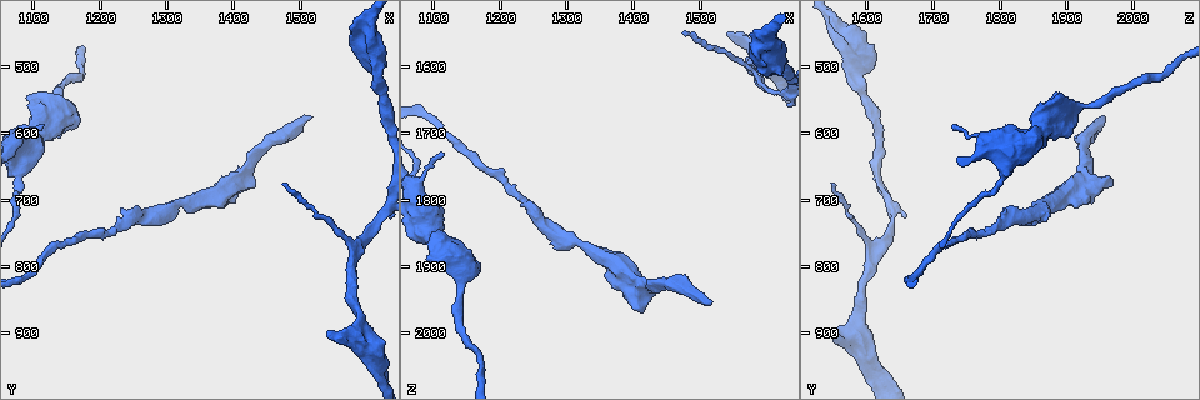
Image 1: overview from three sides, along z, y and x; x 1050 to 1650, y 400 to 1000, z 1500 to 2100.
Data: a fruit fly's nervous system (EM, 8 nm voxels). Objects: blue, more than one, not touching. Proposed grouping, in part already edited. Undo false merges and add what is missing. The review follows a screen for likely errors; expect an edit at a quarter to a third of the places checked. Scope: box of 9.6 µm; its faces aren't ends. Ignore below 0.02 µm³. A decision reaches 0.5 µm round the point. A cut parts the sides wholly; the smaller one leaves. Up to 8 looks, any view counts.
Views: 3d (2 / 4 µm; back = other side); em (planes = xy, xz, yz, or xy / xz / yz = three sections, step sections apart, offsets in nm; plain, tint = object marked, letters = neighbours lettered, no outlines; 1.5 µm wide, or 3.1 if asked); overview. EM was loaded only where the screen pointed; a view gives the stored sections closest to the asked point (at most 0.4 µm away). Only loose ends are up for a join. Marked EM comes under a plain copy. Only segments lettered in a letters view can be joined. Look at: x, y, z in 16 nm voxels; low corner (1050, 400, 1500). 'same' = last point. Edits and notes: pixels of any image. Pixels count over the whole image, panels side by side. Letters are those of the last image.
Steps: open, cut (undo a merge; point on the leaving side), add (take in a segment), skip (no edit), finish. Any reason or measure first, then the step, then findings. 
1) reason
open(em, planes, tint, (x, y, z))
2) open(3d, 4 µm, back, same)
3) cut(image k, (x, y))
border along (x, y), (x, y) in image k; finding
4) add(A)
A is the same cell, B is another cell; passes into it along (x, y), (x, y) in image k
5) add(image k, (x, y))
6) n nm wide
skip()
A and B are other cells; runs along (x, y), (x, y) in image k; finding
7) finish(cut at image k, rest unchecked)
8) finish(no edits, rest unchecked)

tapers out
open(3d, 4 µm, (1115, 590, 1730))

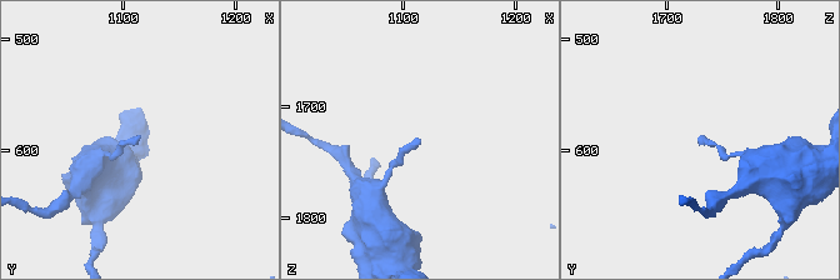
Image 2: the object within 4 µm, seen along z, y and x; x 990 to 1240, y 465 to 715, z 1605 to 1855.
now the EM
open(em, planes, letters, (1114, 586, 1728))

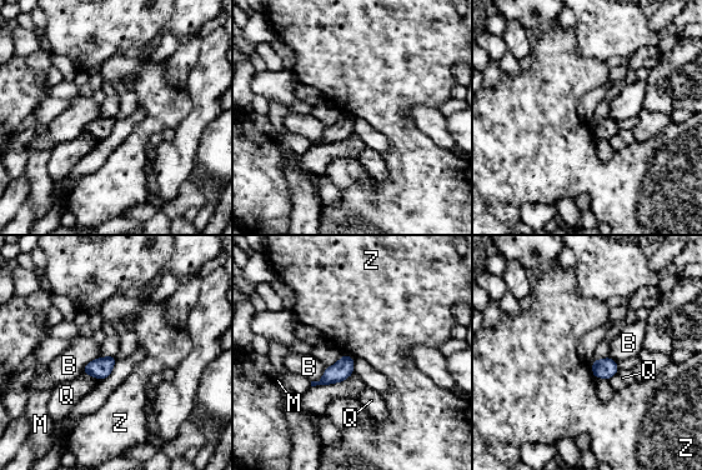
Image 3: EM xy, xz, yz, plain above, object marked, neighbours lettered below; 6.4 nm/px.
120 nm wide
skip()
B, M, Q and Z are other cells; none of them fits

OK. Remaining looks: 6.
thick end
open(em, xz, step 8, letters, (1545, 895, 1550))

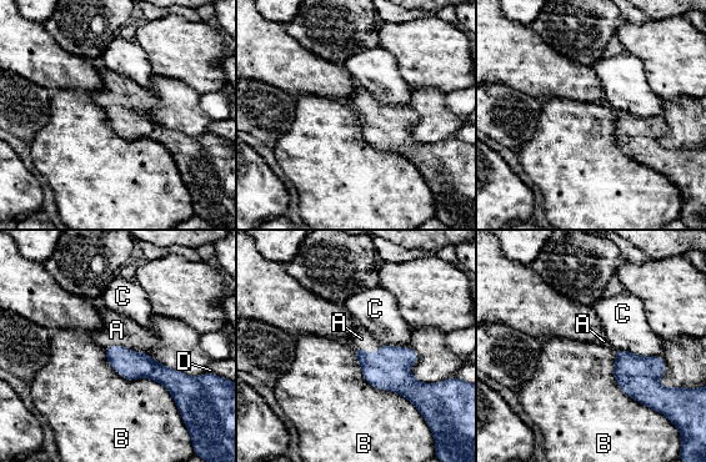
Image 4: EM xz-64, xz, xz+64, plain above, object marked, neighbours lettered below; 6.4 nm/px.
add(A)
A is the same cell, B, C and D are other cells; passes into it along (129, 365), (123, 347), (116, 330) in image 4; the neuron continues

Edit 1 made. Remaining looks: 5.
open(overview)

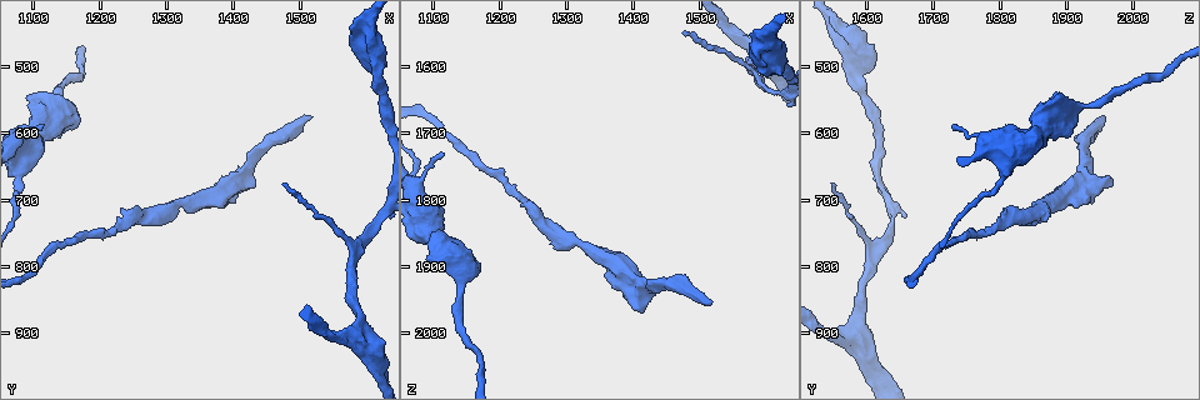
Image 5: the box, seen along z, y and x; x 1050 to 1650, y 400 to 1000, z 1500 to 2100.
branch stops here
open(em, planes, letters, (1515, 575, 1955))

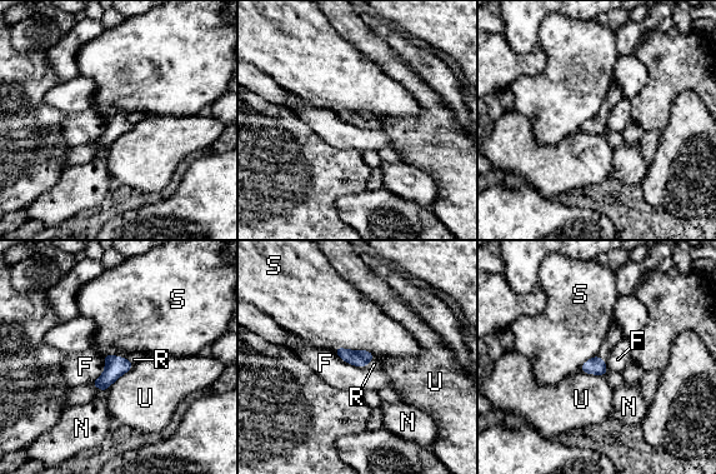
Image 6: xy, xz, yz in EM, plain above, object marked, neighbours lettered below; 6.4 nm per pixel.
S touches over 280 nm
add(R)
R is the same cell, F, N, S and U are other cells; it goes on there

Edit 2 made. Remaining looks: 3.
finish(add at image 4, add at image 6, rest unchecked)

